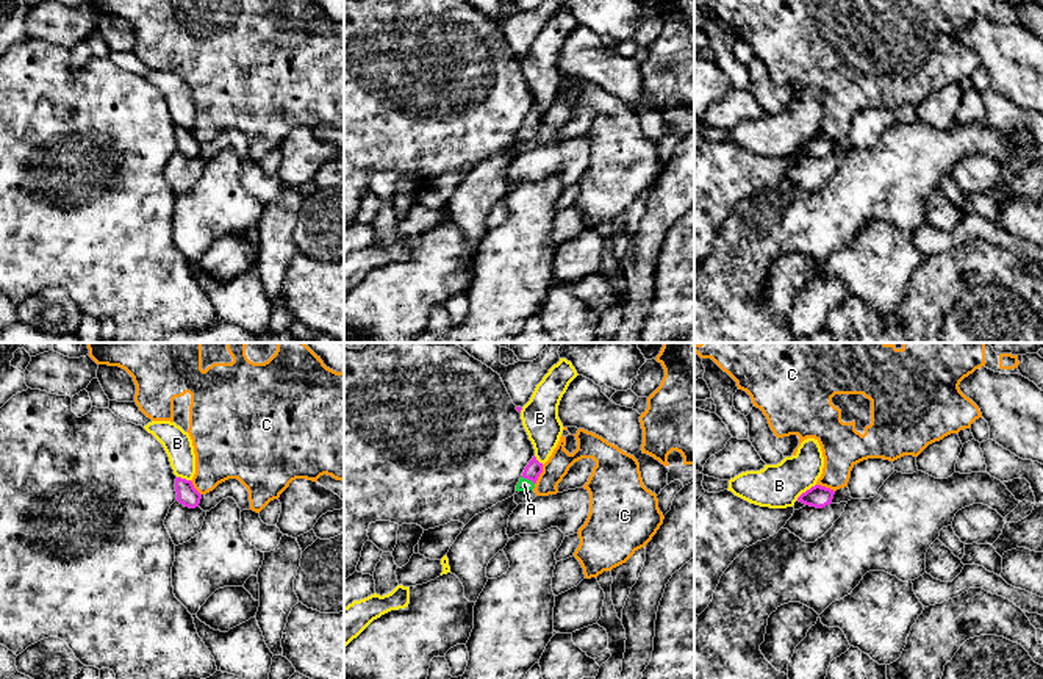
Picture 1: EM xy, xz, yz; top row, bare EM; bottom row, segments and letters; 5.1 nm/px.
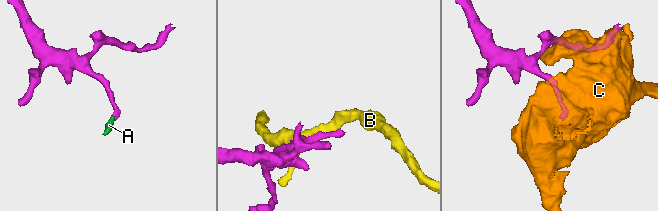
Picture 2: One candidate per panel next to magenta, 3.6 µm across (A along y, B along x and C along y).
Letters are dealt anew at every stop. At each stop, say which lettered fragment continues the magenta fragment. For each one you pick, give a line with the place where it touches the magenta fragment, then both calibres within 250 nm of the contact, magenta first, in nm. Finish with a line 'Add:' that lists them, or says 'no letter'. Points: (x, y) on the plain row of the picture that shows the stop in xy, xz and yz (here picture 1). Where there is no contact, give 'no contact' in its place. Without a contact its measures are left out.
A: meets magenta in xz at (529, 129); 90 nm thick on the magenta side, 60 nm on the other
Add: A

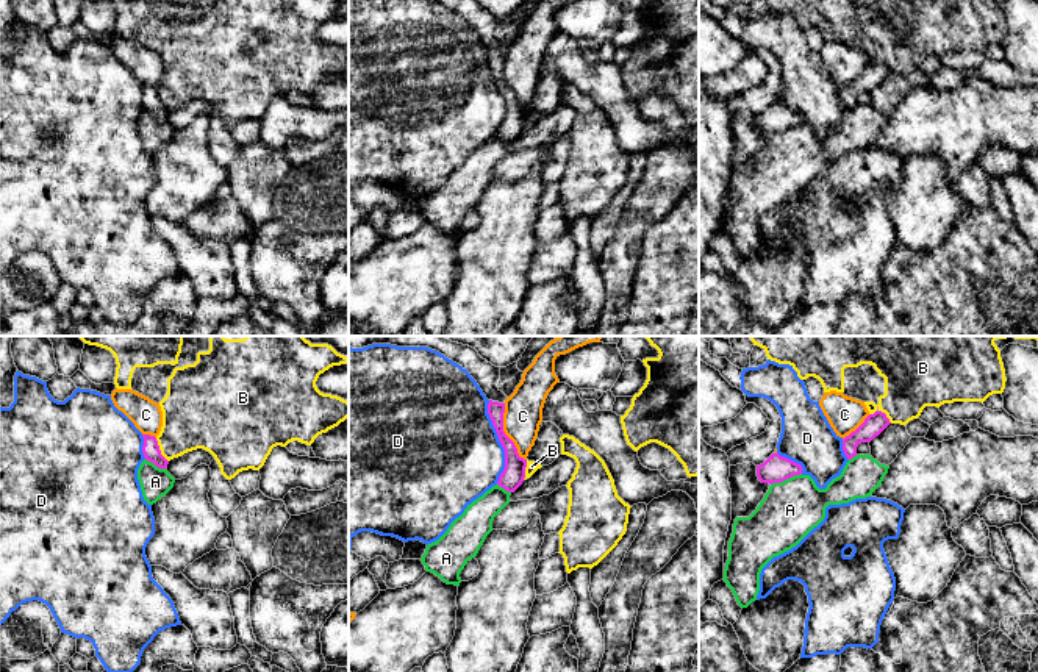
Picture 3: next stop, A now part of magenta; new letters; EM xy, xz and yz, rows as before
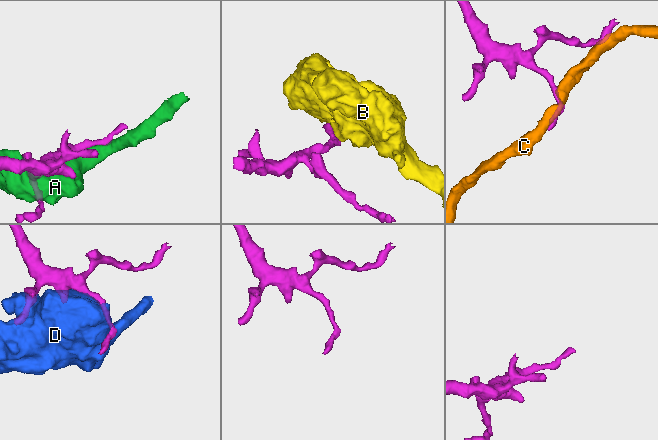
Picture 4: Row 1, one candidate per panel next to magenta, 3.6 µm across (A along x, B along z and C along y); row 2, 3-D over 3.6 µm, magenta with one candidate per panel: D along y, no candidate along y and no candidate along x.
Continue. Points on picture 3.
Add: no letter

